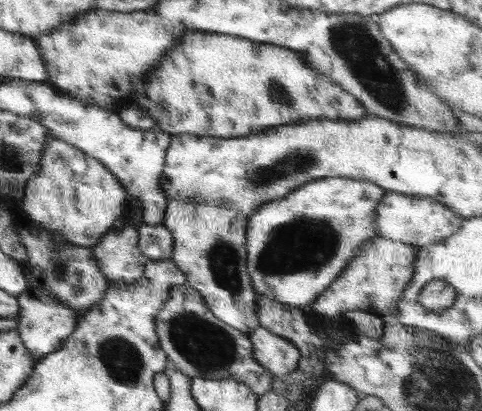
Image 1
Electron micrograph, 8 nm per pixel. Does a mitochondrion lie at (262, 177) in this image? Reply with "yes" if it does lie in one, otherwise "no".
yes

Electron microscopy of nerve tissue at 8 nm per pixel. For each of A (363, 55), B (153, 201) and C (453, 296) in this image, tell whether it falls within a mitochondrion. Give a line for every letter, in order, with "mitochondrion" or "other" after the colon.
A: mitochondrion
B: other
C: other

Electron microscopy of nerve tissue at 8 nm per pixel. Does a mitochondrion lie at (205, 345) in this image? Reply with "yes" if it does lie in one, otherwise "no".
yes

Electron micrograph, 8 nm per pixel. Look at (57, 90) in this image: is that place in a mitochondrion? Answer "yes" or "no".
no

